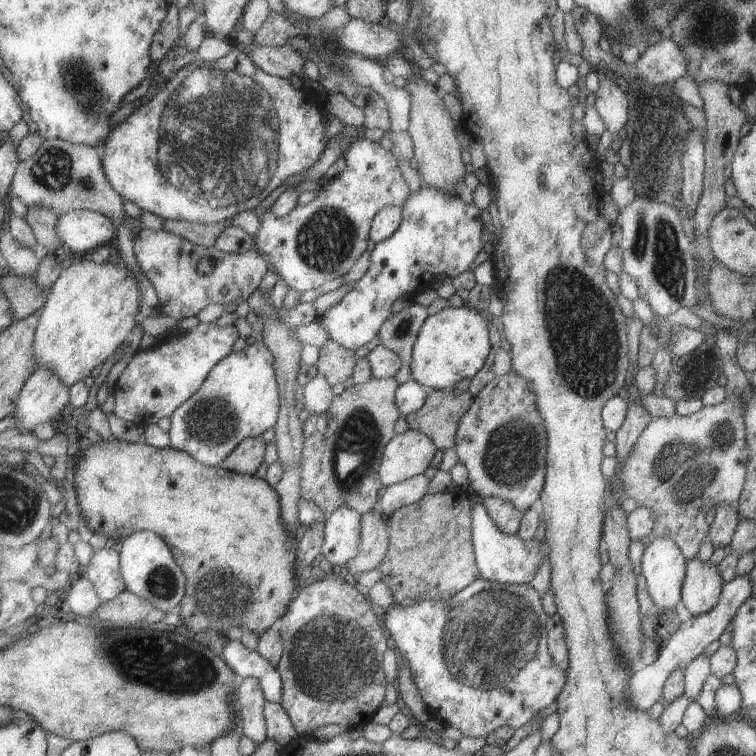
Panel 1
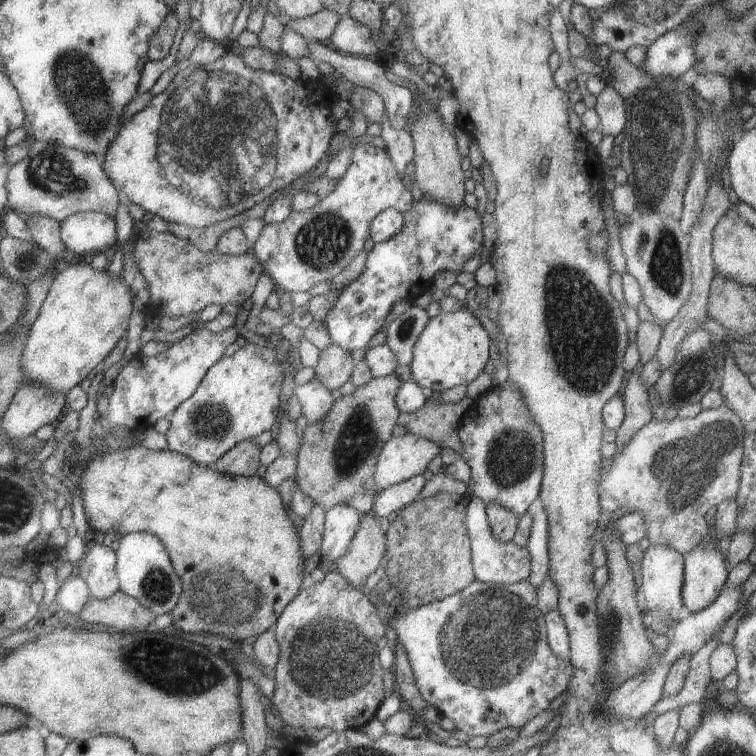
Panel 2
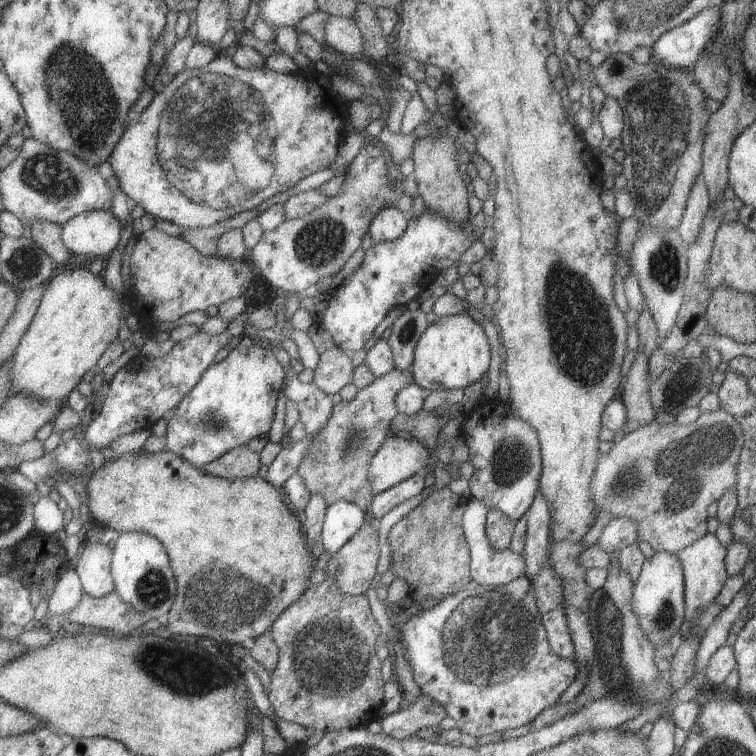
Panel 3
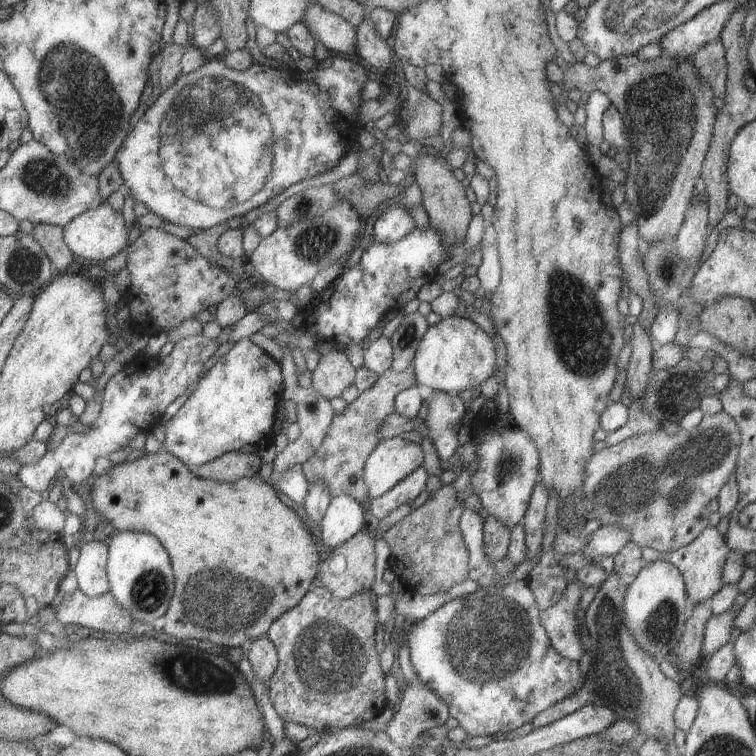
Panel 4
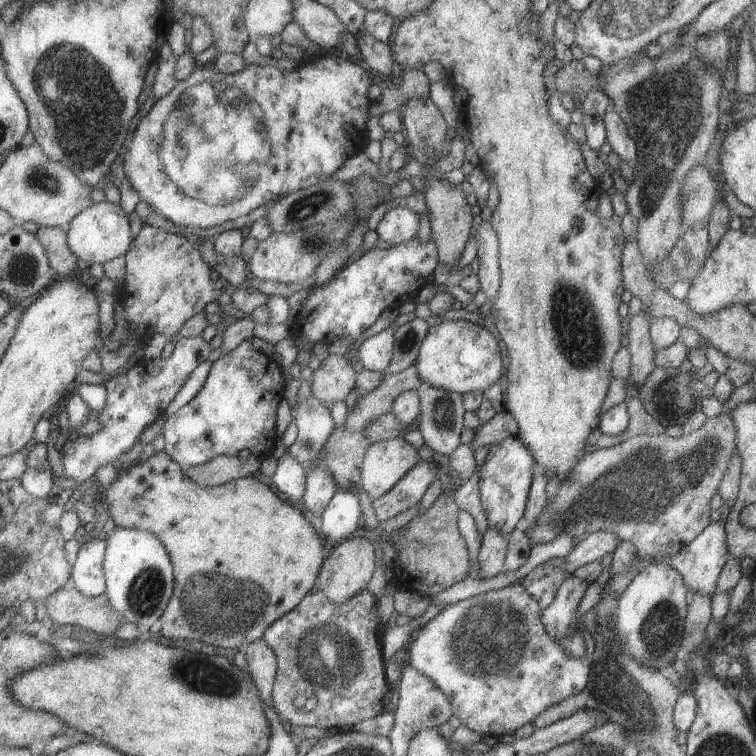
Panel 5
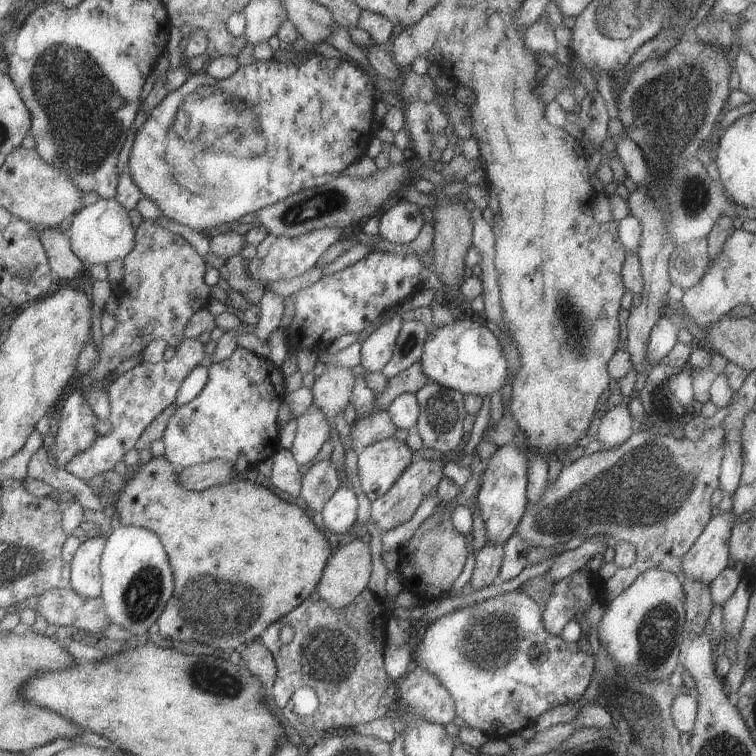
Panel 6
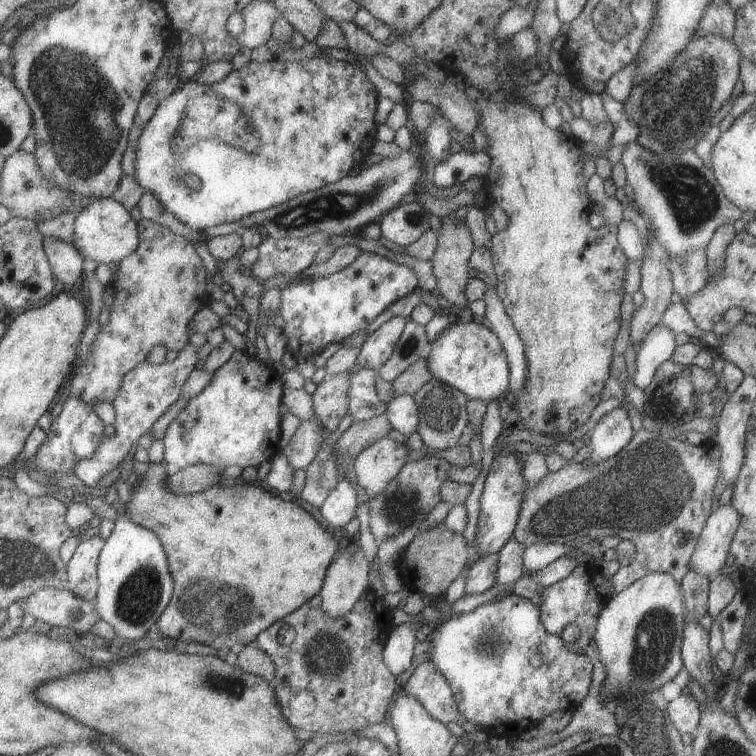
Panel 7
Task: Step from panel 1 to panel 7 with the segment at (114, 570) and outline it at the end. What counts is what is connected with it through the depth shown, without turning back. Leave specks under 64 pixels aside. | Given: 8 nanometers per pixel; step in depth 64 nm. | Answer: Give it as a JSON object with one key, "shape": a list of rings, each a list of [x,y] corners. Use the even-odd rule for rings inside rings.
{"shape":[[[93,536],[89,539],[82,538],[80,544],[75,548],[75,552],[71,556],[69,562],[66,563],[66,576],[68,585],[65,587],[77,598],[92,601],[95,598],[95,594],[98,588],[98,582],[96,580],[96,565],[99,552],[103,547],[104,540],[99,536]]]}

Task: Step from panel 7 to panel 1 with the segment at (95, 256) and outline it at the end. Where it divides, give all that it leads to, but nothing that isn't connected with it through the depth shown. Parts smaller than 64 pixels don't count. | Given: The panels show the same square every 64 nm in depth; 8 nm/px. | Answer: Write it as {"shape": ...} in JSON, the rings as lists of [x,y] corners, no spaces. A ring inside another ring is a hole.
{"shape":[[[87,209],[60,214],[55,221],[55,232],[64,251],[74,256],[101,245],[112,245],[113,230],[112,222],[104,214]]]}

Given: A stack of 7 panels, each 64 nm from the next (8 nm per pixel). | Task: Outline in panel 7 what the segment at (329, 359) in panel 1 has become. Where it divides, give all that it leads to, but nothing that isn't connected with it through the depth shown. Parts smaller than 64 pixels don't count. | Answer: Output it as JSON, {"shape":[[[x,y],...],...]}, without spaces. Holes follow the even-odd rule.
{"shape":[[[349,372],[326,374],[310,397],[313,413],[326,434],[333,433],[347,413]]]}

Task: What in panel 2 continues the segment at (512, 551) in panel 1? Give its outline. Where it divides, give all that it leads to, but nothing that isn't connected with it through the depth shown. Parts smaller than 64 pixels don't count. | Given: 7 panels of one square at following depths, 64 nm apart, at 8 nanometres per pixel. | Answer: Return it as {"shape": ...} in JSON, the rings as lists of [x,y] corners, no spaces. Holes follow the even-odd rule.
{"shape":[[[469,496],[466,506],[465,526],[470,540],[471,562],[475,580],[481,583],[488,582],[489,584],[506,585],[527,579],[530,575],[530,556],[527,547],[517,546],[512,540],[500,541],[496,539],[492,535],[485,507],[485,502],[478,496]]]}

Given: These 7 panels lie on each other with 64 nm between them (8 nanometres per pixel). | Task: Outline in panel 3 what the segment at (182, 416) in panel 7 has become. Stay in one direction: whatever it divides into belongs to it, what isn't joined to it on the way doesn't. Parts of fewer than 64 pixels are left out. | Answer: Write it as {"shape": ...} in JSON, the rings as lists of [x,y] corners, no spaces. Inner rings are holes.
{"shape":[[[244,336],[230,352],[217,363],[211,363],[197,384],[180,400],[166,420],[165,445],[163,450],[172,452],[194,467],[200,467],[228,450],[245,445],[251,438],[266,435],[273,420],[275,398],[280,393],[281,383],[286,380],[281,364],[271,349],[263,349]]]}

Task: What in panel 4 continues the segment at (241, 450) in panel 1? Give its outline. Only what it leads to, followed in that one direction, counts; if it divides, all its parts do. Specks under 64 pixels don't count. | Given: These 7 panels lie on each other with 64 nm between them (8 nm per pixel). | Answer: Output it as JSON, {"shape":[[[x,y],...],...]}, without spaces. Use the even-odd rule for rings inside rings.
{"shape":[[[229,451],[209,462],[192,468],[191,473],[202,479],[235,482],[243,477],[257,475],[261,462],[262,460],[256,452]]]}

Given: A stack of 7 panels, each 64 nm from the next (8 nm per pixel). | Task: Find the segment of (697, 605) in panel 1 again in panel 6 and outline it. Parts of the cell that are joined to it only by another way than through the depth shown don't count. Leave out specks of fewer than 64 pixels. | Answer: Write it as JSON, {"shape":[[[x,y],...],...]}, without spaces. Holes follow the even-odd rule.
{"shape":[[[718,512],[709,522],[693,546],[681,558],[681,576],[709,584],[729,565],[728,541],[731,528],[738,517],[730,512]]]}

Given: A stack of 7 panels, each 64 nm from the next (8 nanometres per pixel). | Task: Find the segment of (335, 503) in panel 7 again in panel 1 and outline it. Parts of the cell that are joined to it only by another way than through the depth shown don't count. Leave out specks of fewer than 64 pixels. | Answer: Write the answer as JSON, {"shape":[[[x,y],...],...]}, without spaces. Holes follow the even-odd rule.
{"shape":[[[347,507],[336,508],[331,514],[326,514],[323,532],[324,539],[320,554],[323,555],[327,562],[332,564],[334,570],[339,570],[349,559],[352,559],[358,553],[360,514]]]}

